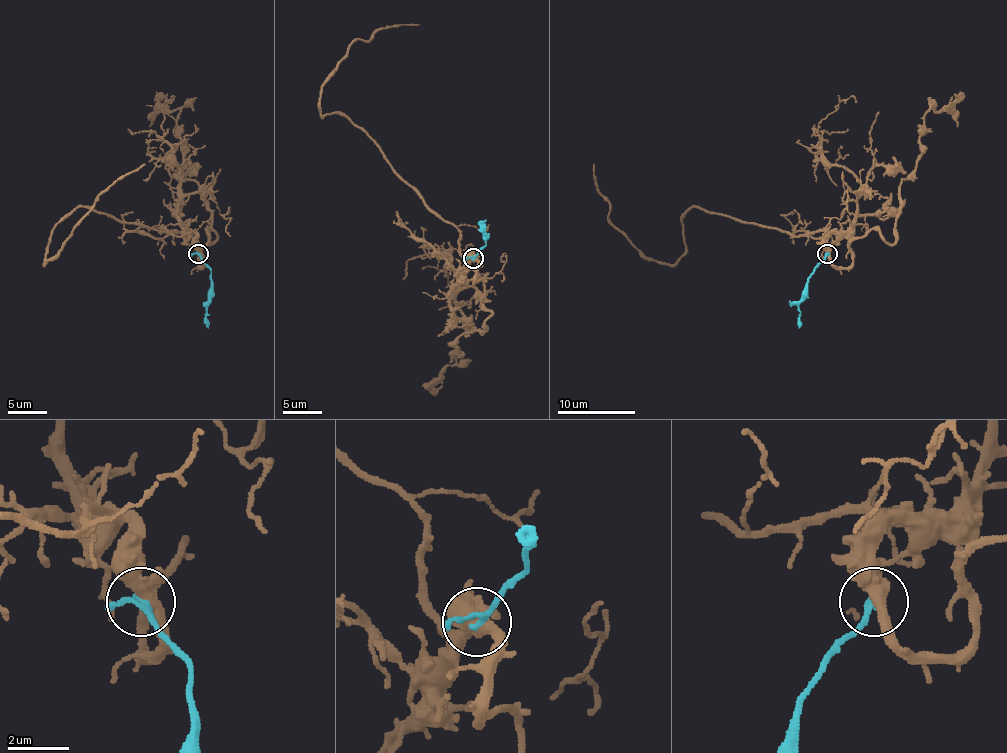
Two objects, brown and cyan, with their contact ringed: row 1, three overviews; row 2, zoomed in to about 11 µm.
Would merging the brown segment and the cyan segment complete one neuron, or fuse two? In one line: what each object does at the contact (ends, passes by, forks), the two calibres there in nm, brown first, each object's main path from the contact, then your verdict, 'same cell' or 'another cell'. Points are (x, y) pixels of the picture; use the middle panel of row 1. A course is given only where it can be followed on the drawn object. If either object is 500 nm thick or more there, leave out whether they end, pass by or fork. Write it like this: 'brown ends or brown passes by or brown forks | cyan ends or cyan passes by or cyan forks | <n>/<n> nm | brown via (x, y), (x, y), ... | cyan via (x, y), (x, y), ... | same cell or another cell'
brown passes by | cyan ends | 480/240 nm | brown via (474, 257), (384, 152), (319, 103), (356, 39), (419, 25) | cyan via (474, 257), (485, 246), (483, 230) | another cell

